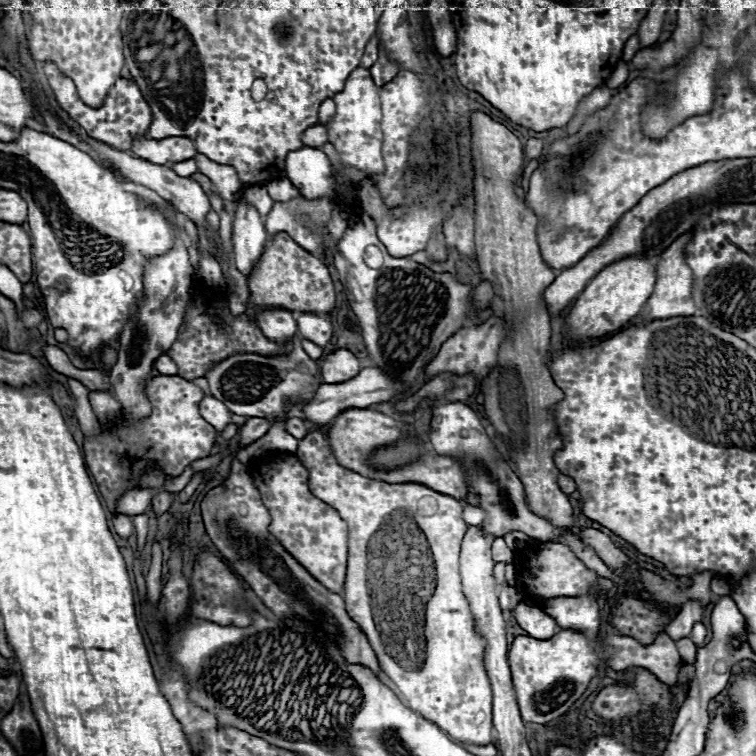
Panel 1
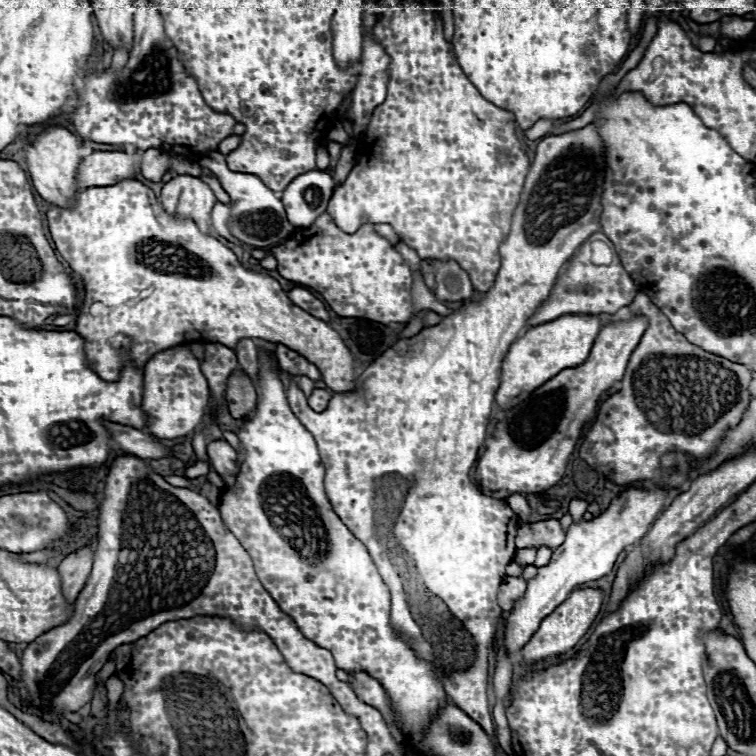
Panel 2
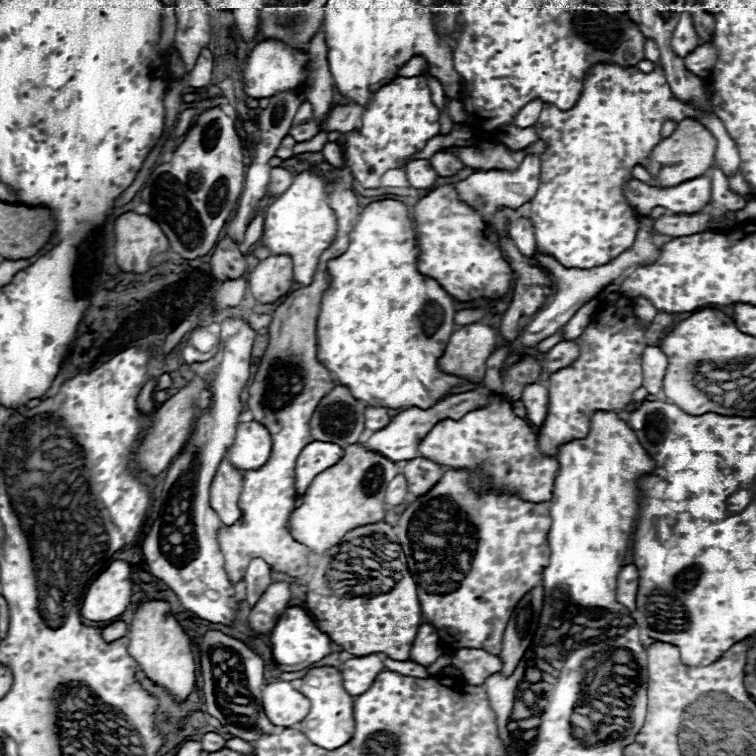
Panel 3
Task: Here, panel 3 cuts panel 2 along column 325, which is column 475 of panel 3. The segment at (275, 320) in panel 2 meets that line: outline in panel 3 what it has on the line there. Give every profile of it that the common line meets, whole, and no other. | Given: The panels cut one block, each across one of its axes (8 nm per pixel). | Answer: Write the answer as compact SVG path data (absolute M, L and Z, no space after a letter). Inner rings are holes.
M472 322L452 332L446 352L438 360L442 372L482 382L486 358L496 348L496 334L488 324Z

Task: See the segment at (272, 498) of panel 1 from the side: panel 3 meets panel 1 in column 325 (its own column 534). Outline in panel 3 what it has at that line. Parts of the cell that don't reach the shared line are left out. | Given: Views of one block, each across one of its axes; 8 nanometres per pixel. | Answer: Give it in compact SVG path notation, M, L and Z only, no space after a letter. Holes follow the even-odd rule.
M446 470L444 476L438 480L438 484L428 490L424 496L418 496L414 502L408 504L408 508L404 510L404 514L398 520L398 526L394 528L396 536L400 540L400 546L406 554L408 560L408 568L410 574L414 576L414 582L418 586L418 598L420 598L420 606L422 606L422 614L426 622L432 622L436 630L440 630L442 640L448 646L458 646L458 648L482 648L490 654L500 654L502 648L502 634L506 628L506 622L512 614L512 610L516 608L518 600L530 592L534 586L538 586L542 582L542 572L550 560L550 546L548 546L548 530L550 530L550 514L548 514L548 504L534 504L534 502L526 502L520 496L514 494L498 494L498 492L486 492L486 494L476 494L472 488L472 478L468 470ZM488 612L488 616L442 616L442 614L484 614Z

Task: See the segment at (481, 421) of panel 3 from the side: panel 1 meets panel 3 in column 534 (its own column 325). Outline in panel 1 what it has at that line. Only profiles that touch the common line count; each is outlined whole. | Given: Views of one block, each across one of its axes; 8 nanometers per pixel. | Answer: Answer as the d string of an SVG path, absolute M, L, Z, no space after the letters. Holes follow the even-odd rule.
M326 428L314 430L298 442L296 458L310 472L310 490L316 498L330 504L340 512L348 524L348 570L344 582L344 602L350 618L358 622L362 632L368 636L378 660L380 660L380 636L376 636L376 626L372 624L372 608L368 600L368 540L372 532L380 528L380 520L394 512L396 508L410 510L414 520L420 524L420 532L428 540L430 552L436 564L436 592L428 602L428 656L420 672L404 672L396 662L380 662L382 672L392 680L398 696L408 708L418 710L424 718L436 722L452 738L474 744L488 746L492 742L492 690L488 674L482 664L484 640L474 630L474 618L466 596L462 594L458 554L460 542L468 530L462 520L462 504L452 496L434 492L422 484L386 484L366 480L364 476L342 468L330 452Z

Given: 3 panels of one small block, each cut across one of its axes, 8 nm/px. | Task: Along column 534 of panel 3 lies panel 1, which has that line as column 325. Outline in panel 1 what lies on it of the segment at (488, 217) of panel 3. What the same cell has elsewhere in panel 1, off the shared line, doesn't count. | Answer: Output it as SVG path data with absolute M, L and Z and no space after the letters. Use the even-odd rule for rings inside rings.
M302 146L300 150L292 150L286 158L286 178L308 198L332 192L330 160L318 148Z

